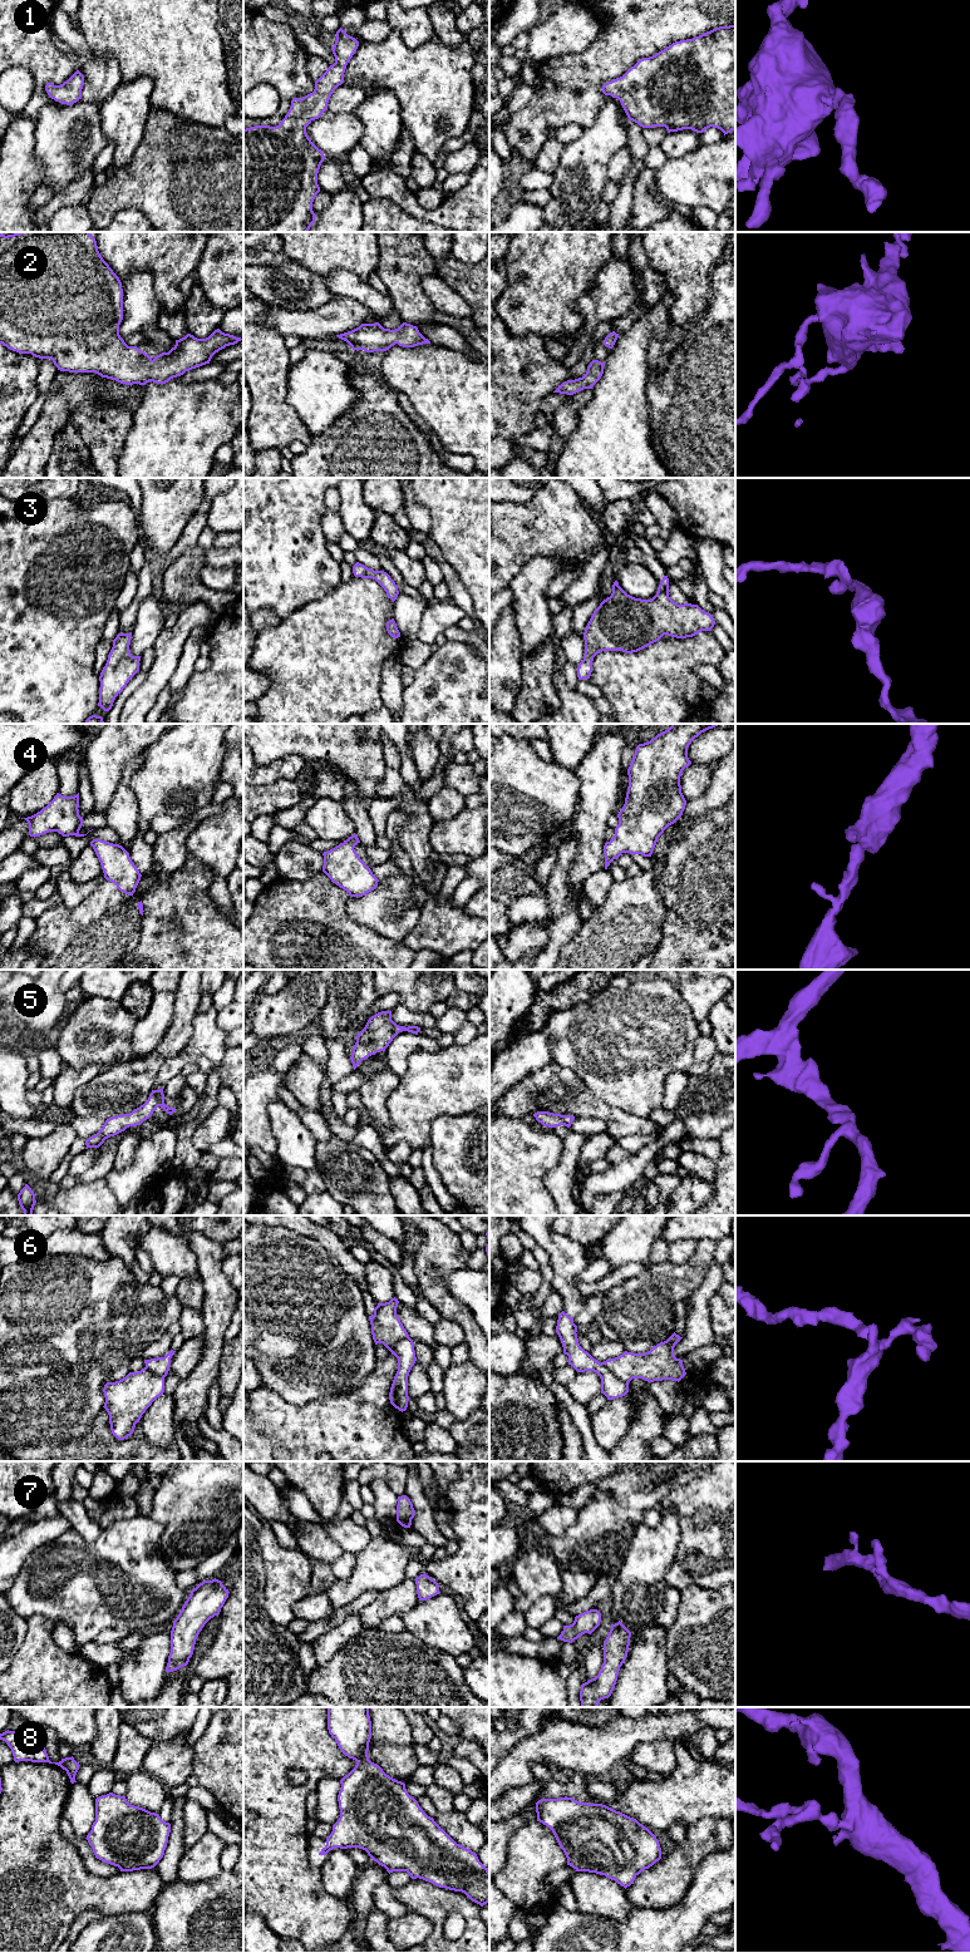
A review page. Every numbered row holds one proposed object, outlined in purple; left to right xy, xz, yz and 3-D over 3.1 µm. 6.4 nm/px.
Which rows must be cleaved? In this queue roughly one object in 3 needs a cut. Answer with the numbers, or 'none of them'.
6

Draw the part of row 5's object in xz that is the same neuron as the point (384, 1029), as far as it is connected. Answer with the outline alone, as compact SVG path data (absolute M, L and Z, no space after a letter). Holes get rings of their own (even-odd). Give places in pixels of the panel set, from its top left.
M381 1011L371 1016L365 1027L358 1034L350 1060L354 1070L365 1059L385 1051L393 1039L402 1031L418 1035L418 1026L399 1026L392 1020L392 1011Z

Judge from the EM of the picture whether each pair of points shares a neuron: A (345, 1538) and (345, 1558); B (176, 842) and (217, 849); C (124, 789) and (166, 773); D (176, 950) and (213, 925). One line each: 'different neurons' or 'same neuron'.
A: different neurons
B: different neurons
C: different neurons
D: same neuron

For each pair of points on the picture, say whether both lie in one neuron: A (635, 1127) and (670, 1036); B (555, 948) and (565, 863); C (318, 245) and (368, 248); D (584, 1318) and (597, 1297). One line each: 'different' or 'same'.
A: different
B: same
C: same
D: same

